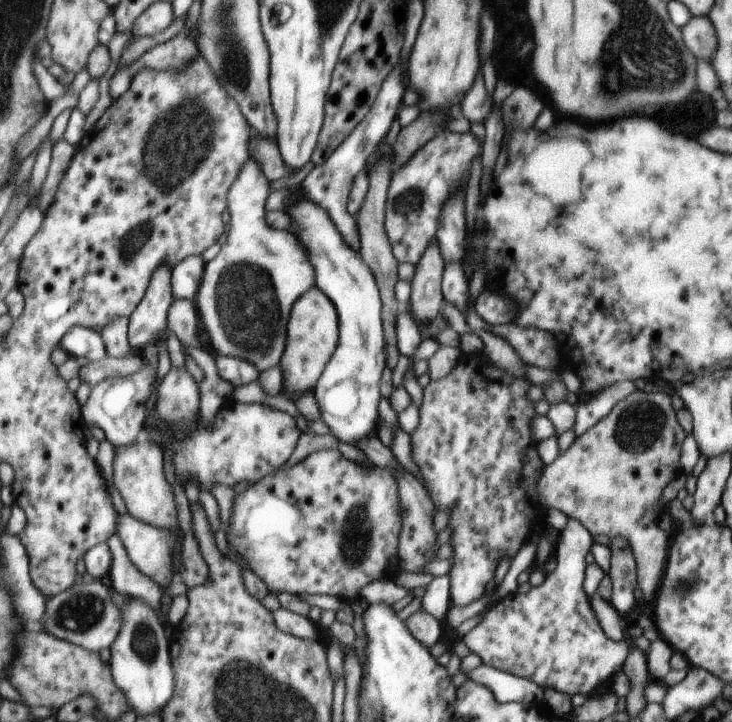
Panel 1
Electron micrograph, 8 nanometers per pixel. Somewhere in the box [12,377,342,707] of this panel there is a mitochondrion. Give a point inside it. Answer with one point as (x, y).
(80, 613)

